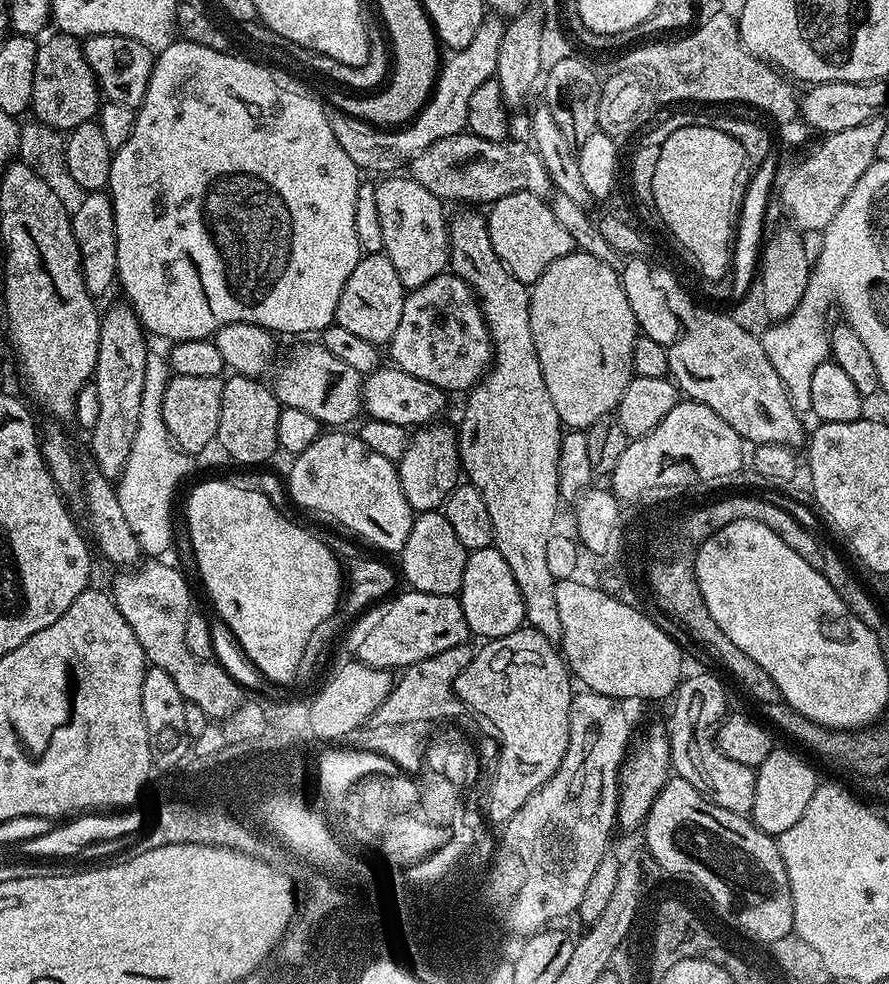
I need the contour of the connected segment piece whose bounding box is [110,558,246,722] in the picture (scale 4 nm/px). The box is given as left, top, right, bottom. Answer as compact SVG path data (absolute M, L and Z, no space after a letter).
M152 558L144 563L135 570L117 571L120 573L113 578L110 587L112 600L122 618L126 618L130 630L134 630L134 638L138 638L142 646L145 661L153 668L166 670L189 704L200 707L213 721L220 722L241 706L246 693L220 664L199 660L190 654L190 646L186 646L186 622L194 604L187 578L178 569L160 564L164 562L159 559Z

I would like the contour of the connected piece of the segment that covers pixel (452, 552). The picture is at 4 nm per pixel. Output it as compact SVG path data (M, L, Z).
M443 511L422 512L413 519L410 534L398 553L398 568L403 579L404 576L408 579L407 587L413 592L456 596L462 586L462 574L466 574L468 554L468 549L458 542L454 526L446 522Z

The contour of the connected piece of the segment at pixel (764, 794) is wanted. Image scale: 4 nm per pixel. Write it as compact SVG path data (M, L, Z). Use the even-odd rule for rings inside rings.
M780 746L773 747L771 754L756 769L754 806L750 813L752 823L766 834L779 838L798 822L798 818L802 818L810 798L816 793L817 783L815 770L798 753Z

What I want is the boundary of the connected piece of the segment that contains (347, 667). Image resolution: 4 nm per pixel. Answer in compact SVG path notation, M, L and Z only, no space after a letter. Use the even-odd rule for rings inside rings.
M359 662L347 663L321 686L320 693L316 697L311 697L312 720L316 732L320 732L317 741L340 742L343 741L340 740L343 736L350 735L361 724L367 725L379 713L382 702L392 689L394 676L389 669L371 668Z

